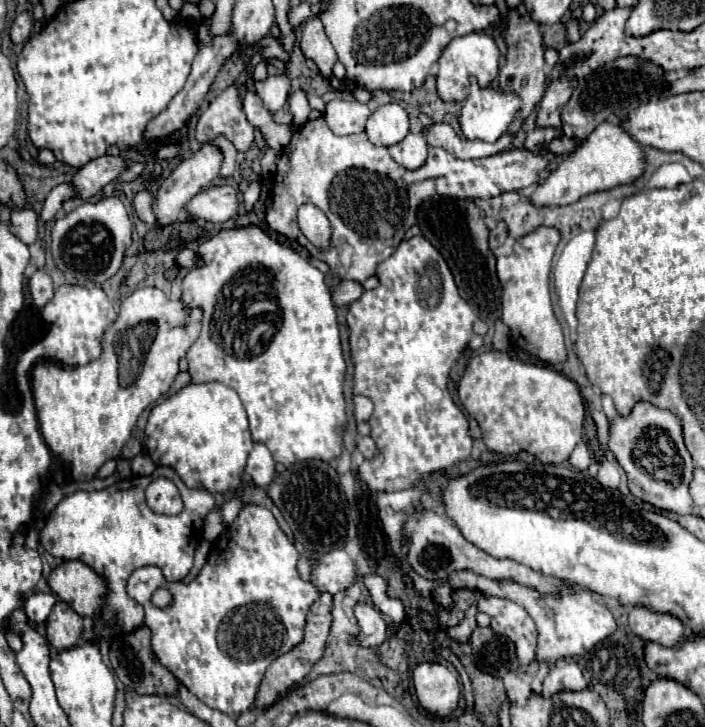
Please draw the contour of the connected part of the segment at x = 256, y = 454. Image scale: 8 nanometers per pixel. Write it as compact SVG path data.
M254 443L248 463L246 463L246 471L244 471L244 481L252 481L258 487L268 487L270 481L274 479L274 461L272 455L268 451L268 447L264 447L262 443Z

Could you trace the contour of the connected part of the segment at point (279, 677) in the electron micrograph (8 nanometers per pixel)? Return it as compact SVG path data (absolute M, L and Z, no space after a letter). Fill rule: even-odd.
M322 593L320 599L312 605L310 609L310 615L308 615L308 623L306 623L306 635L302 639L302 643L298 643L292 651L280 655L280 659L276 659L264 679L262 679L262 685L260 685L260 691L258 691L258 697L256 697L256 703L254 703L254 709L262 709L266 705L272 705L280 693L284 693L288 687L292 687L294 683L302 681L314 667L314 663L320 661L320 657L324 655L324 647L326 647L326 637L330 633L330 623L332 623L332 595L328 593Z

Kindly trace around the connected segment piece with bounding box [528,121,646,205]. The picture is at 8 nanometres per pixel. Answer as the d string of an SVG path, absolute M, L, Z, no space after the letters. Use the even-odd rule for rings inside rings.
M604 121L586 137L586 141L574 153L566 155L558 163L552 175L542 181L536 191L528 195L528 199L534 205L570 205L584 195L634 183L644 173L644 169L644 147L636 143L636 139L632 139L632 135L628 135L628 131L624 131L620 125Z

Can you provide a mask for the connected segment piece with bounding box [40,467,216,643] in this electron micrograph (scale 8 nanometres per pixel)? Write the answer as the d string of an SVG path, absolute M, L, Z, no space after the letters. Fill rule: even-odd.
M168 467L156 469L154 475L150 477L128 477L130 481L120 481L118 485L110 485L108 489L102 491L76 491L68 497L64 497L56 509L48 515L44 529L40 531L40 545L54 557L60 559L78 559L84 561L88 567L92 567L96 573L104 575L108 581L108 597L104 607L100 609L98 621L94 619L96 627L92 631L84 631L82 641L92 641L98 637L106 637L106 641L110 643L114 637L132 633L136 627L140 627L144 623L144 609L140 603L136 603L128 593L126 593L126 581L130 577L130 573L138 567L146 567L146 565L156 565L162 569L164 577L167 581L181 581L190 571L192 567L192 559L194 559L194 551L196 545L202 537L202 527L204 527L204 519L206 515L216 507L214 497L204 491L204 489L188 489L182 479ZM154 477L172 477L172 481L176 483L176 487L180 489L182 501L184 501L184 511L180 515L156 515L144 499L144 491L148 487L148 483Z

